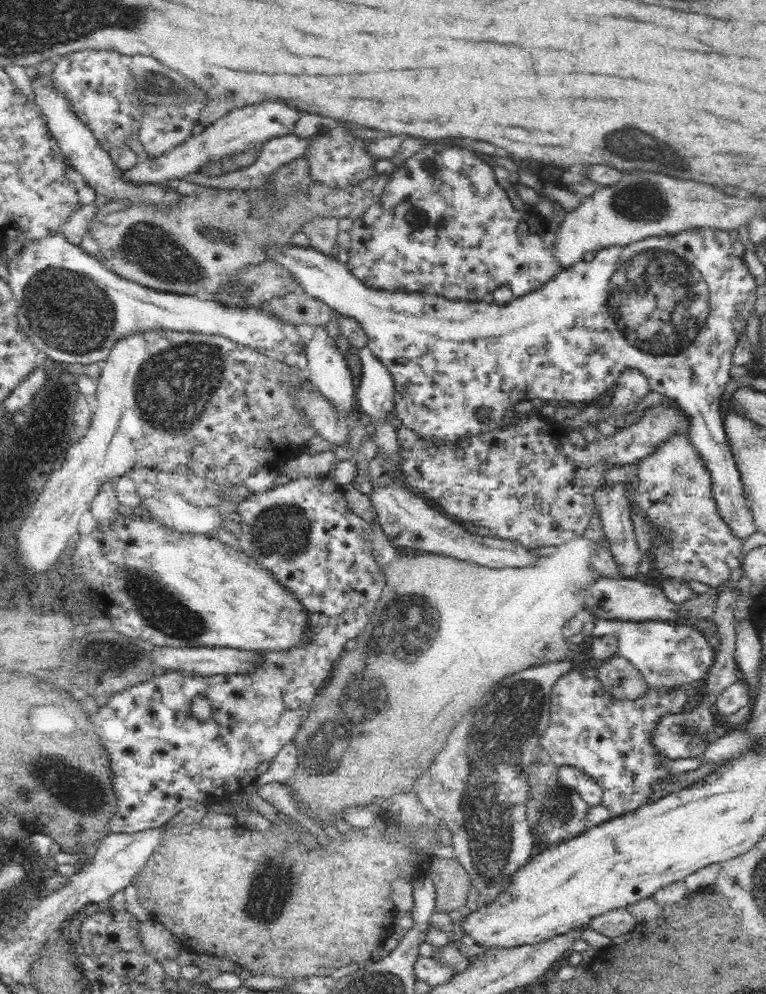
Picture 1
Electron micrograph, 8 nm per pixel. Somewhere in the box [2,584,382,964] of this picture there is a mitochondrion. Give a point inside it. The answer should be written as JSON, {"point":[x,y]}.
{"point":[66,784]}

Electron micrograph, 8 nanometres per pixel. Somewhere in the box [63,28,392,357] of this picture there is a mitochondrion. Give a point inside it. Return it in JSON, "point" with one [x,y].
{"point":[145,246]}

